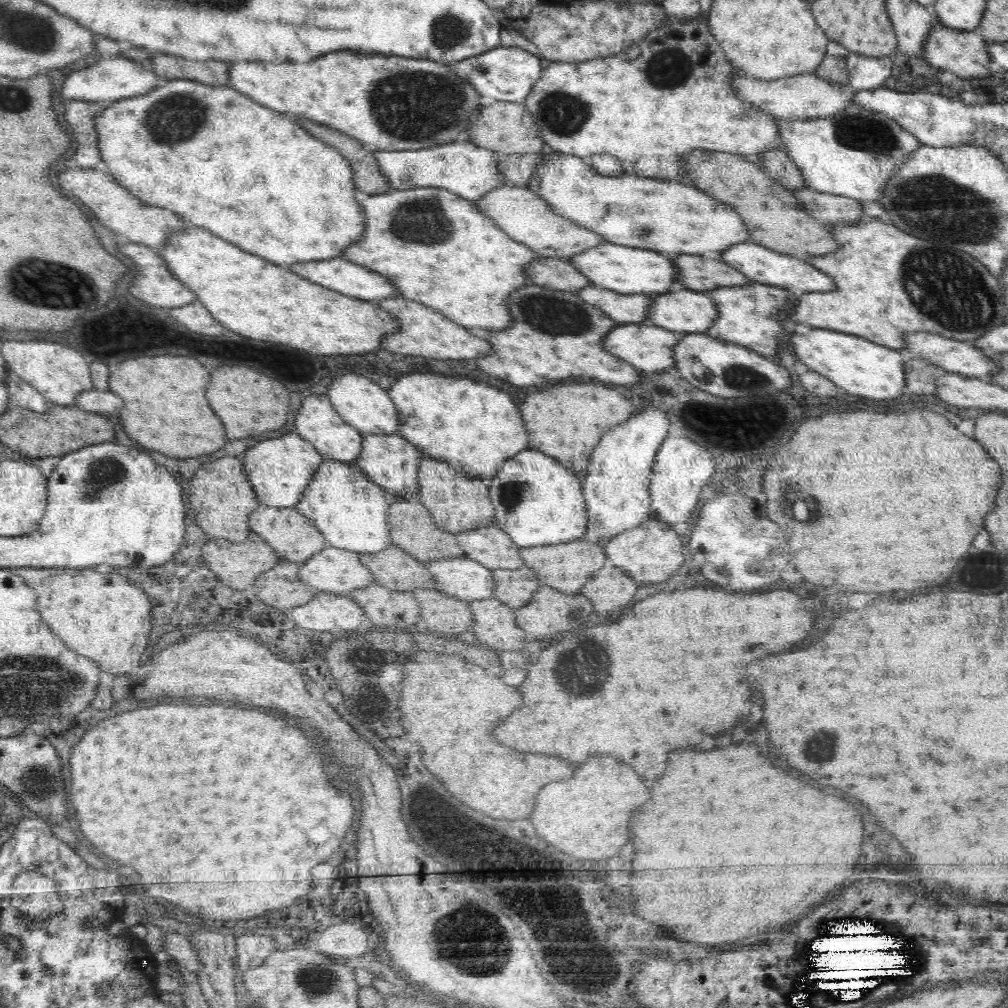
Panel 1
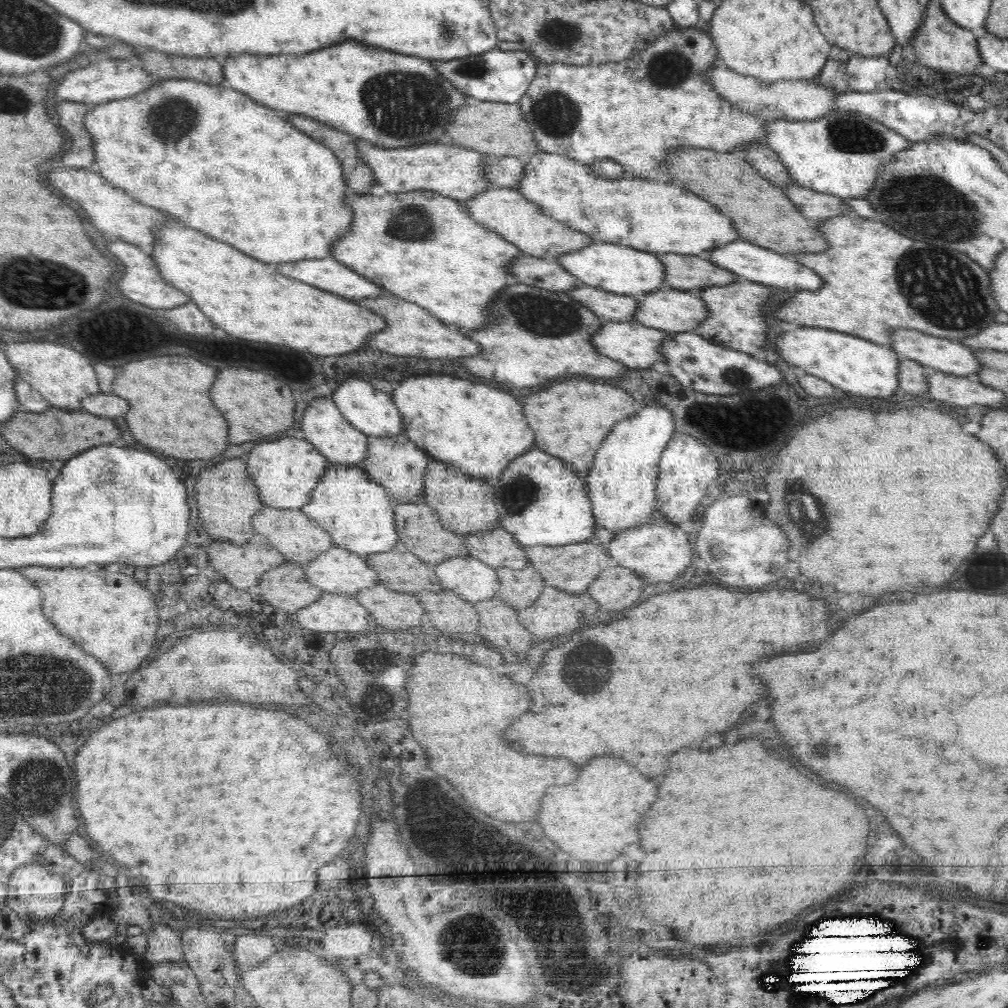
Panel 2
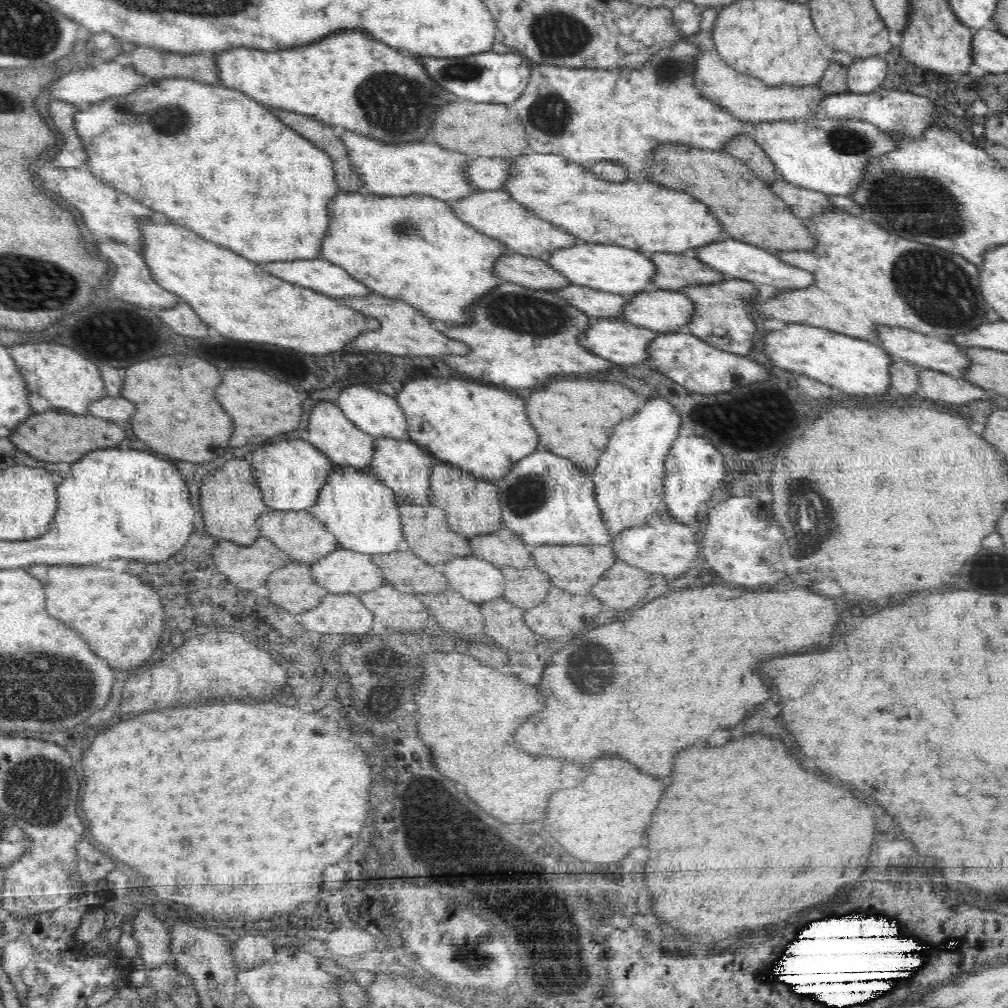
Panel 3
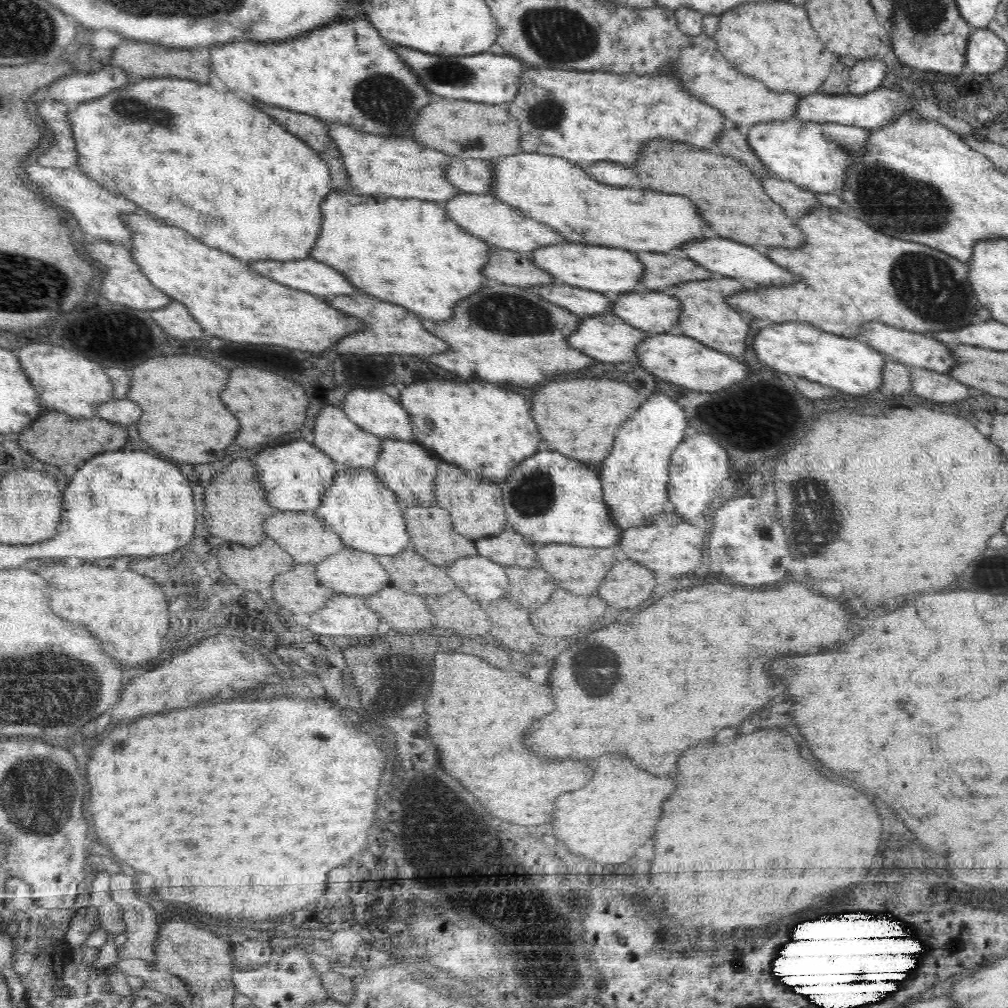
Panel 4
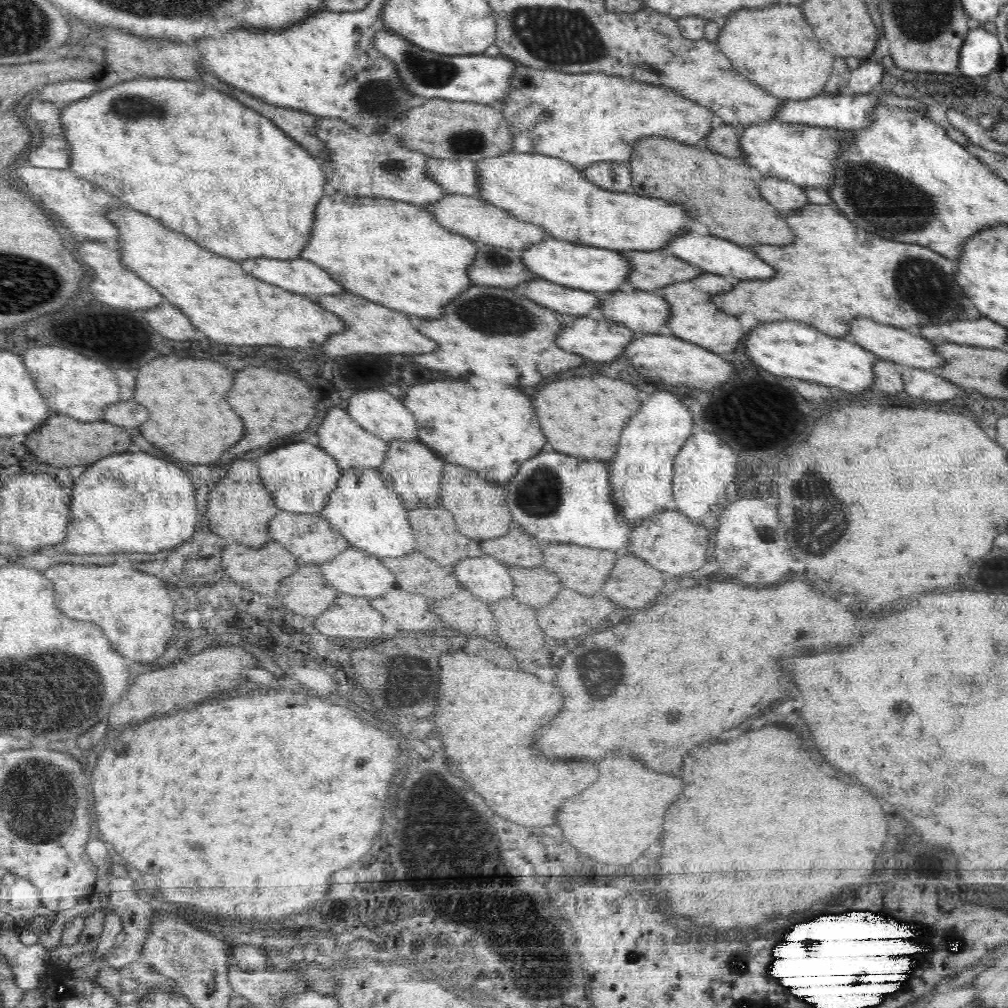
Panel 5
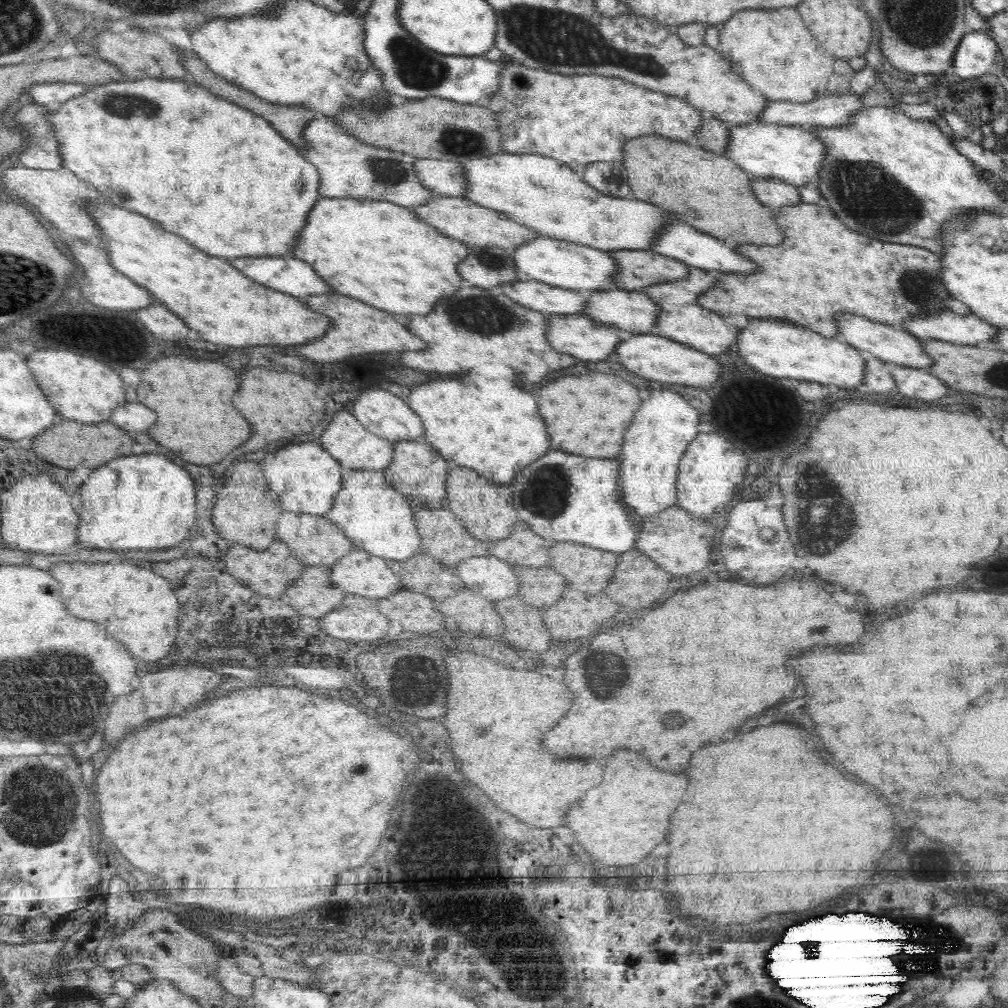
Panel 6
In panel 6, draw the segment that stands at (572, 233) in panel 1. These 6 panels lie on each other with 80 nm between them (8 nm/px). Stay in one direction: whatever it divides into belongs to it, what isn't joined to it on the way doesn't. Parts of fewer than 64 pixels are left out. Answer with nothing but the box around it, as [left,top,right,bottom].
[410,196,539,251]

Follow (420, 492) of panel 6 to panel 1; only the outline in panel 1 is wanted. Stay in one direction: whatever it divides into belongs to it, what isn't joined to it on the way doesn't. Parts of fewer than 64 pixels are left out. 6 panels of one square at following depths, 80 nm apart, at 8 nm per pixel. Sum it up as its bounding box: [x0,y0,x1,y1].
[355,434,424,504]

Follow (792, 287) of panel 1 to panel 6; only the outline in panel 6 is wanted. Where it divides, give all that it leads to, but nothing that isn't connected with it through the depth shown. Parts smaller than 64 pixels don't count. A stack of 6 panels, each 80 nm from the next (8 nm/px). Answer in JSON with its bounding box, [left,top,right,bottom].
[649,224,754,273]

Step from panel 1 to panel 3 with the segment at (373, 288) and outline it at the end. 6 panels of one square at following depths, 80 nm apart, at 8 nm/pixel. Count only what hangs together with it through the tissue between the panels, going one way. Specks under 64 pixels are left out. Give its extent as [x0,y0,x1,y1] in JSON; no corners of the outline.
[259,258,374,298]

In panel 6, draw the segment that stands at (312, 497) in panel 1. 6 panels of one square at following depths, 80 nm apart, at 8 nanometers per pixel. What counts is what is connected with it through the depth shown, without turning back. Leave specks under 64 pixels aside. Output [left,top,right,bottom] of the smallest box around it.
[325,470,422,560]

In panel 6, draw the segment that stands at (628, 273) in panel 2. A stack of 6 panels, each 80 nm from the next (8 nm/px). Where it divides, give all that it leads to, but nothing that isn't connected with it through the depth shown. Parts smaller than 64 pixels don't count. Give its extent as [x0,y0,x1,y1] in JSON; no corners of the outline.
[511,236,616,293]

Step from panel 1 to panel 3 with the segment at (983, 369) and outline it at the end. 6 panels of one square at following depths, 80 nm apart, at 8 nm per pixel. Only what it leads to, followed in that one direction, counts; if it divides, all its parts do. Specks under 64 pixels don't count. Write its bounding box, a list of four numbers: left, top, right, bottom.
[875,326,970,375]

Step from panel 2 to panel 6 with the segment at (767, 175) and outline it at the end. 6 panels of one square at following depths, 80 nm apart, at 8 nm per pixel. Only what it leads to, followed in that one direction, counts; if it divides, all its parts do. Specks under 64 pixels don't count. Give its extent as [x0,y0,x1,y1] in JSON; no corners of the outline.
[686,119,732,155]

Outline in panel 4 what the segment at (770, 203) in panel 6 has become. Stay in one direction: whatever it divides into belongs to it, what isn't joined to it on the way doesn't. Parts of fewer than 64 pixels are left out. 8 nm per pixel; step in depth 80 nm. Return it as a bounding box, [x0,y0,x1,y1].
[761,176,818,219]

